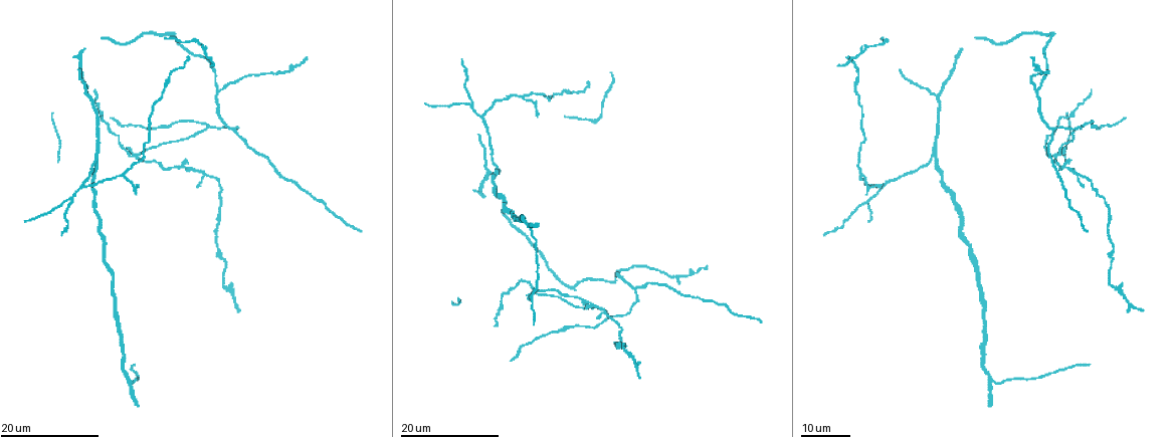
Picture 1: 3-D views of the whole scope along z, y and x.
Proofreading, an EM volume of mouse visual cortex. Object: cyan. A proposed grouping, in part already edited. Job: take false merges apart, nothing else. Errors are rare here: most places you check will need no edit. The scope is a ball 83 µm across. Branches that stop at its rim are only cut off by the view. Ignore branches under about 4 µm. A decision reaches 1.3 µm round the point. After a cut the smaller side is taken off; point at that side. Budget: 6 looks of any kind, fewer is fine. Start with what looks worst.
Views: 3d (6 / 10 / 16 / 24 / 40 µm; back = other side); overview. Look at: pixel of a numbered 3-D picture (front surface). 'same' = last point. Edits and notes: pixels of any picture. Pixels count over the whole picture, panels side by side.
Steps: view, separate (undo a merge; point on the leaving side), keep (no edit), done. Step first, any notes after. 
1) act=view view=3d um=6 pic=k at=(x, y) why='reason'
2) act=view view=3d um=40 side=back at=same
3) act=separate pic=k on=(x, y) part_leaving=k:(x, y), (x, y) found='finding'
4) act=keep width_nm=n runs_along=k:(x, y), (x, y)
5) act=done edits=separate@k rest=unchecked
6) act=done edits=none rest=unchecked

act=view view=3d um=16 pic=1 at=(1055, 157) why='looks like a crossing'

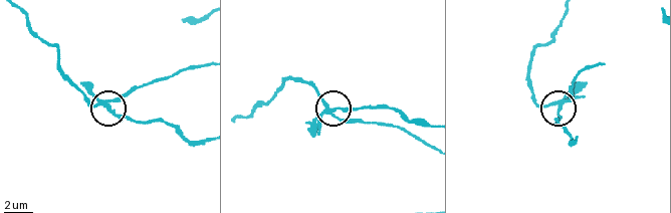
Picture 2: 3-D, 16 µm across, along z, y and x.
act=view view=3d um=6 pic=2 at=(561, 106)

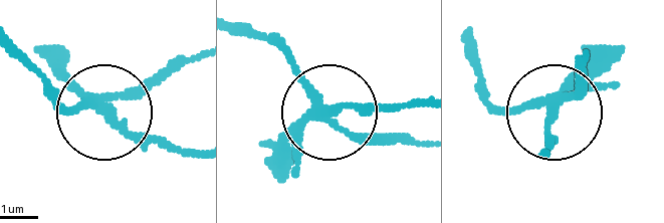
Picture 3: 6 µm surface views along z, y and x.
act=separate pic=3 on=(278, 134) side_arm_um=42 part_leaving=3:(327, 113), (420, 102) found='a second cell is stuck on'

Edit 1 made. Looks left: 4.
act=view view=overview

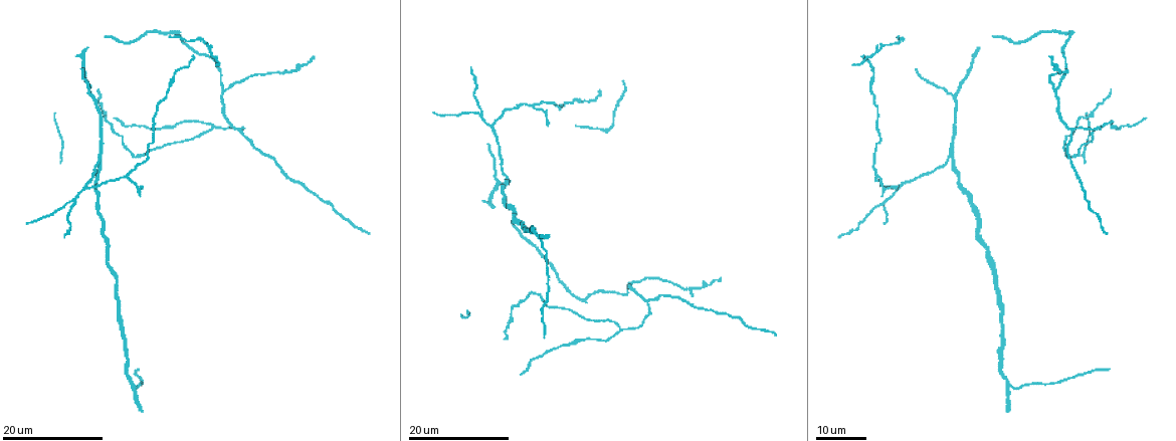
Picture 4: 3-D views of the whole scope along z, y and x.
act=view view=3d um=24 pic=4 at=(481, 114) why='three-way junction'

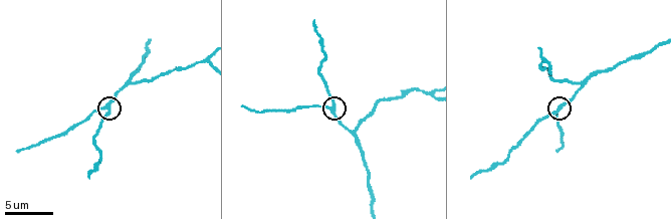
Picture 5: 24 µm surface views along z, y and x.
act=view view=3d um=10 pic=5 at=(560, 106) why='zoom in'

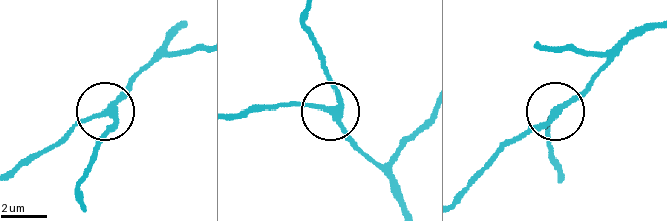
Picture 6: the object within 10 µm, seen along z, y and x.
act=keep runs_along=6:(406, 207), (331, 112), (270, 103) found='continuous, no second cell'

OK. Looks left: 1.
act=done edits=separate@3 rest=unchecked

